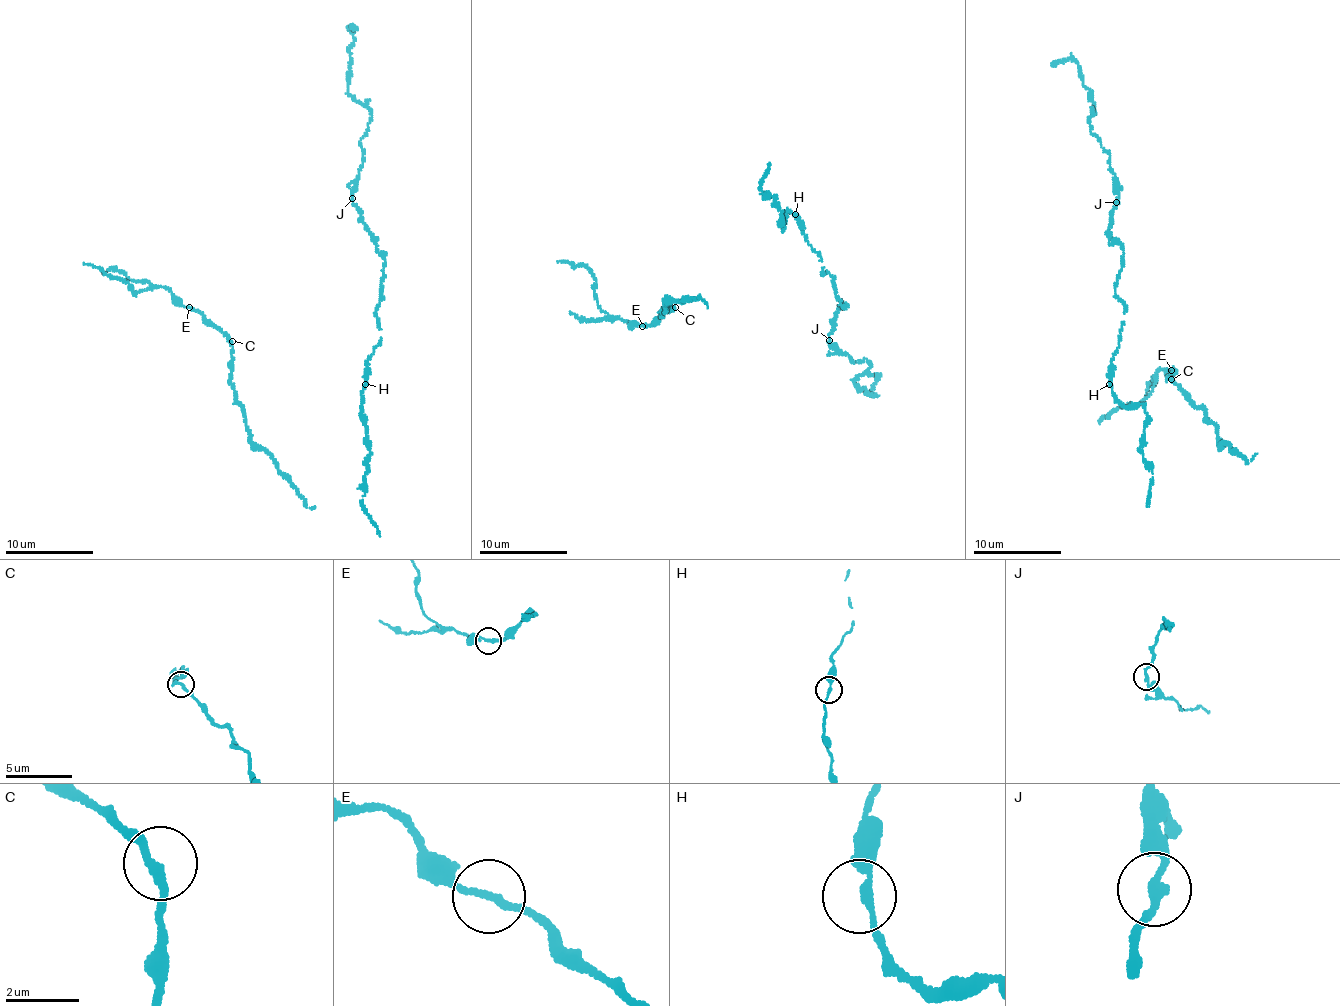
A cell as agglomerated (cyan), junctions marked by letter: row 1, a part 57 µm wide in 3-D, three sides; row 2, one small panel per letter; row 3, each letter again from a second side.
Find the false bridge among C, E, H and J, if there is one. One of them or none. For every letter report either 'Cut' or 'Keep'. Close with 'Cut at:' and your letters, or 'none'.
C: Keep
E: Keep
H: Keep
J: Keep
Cut at: none

